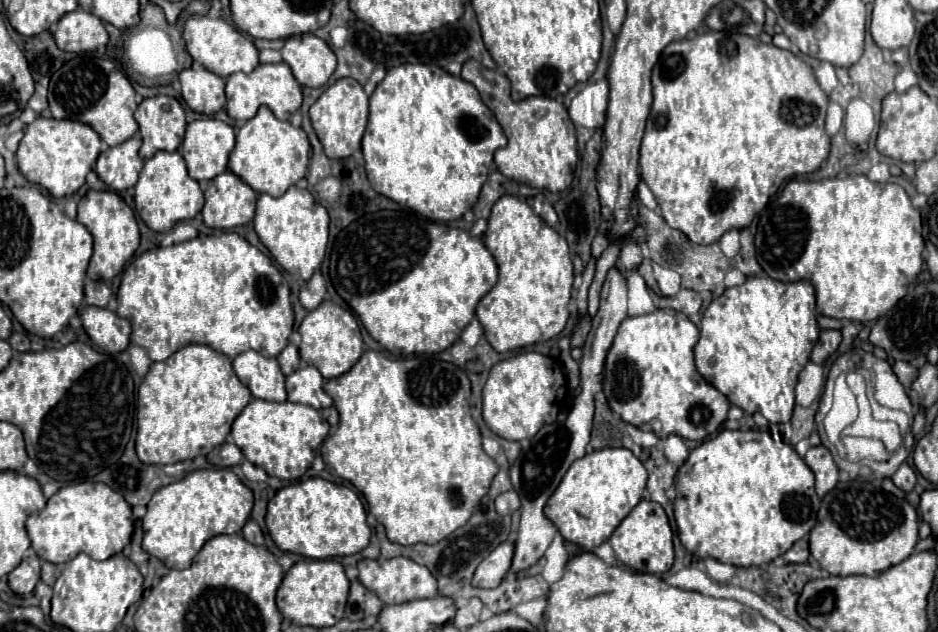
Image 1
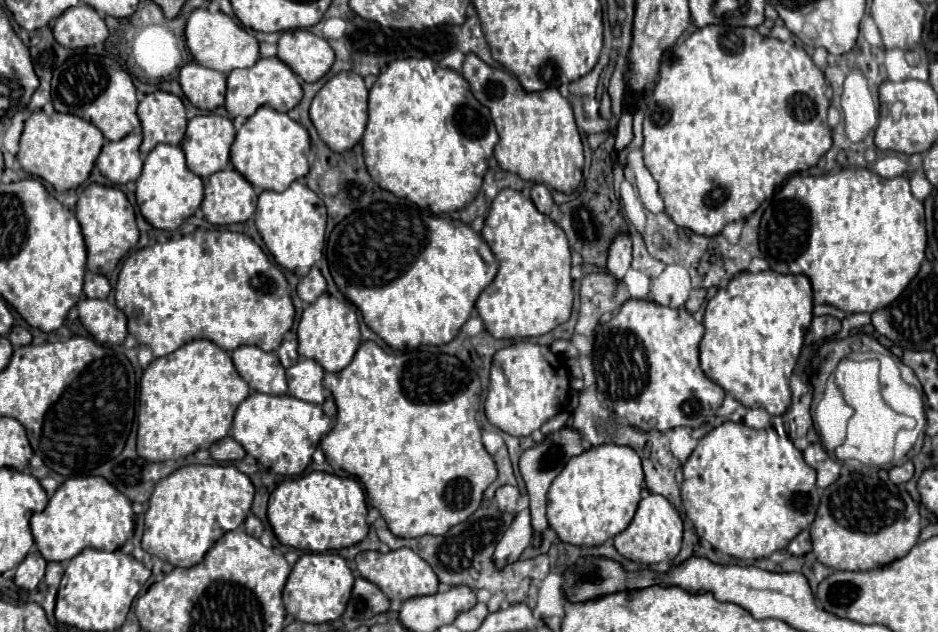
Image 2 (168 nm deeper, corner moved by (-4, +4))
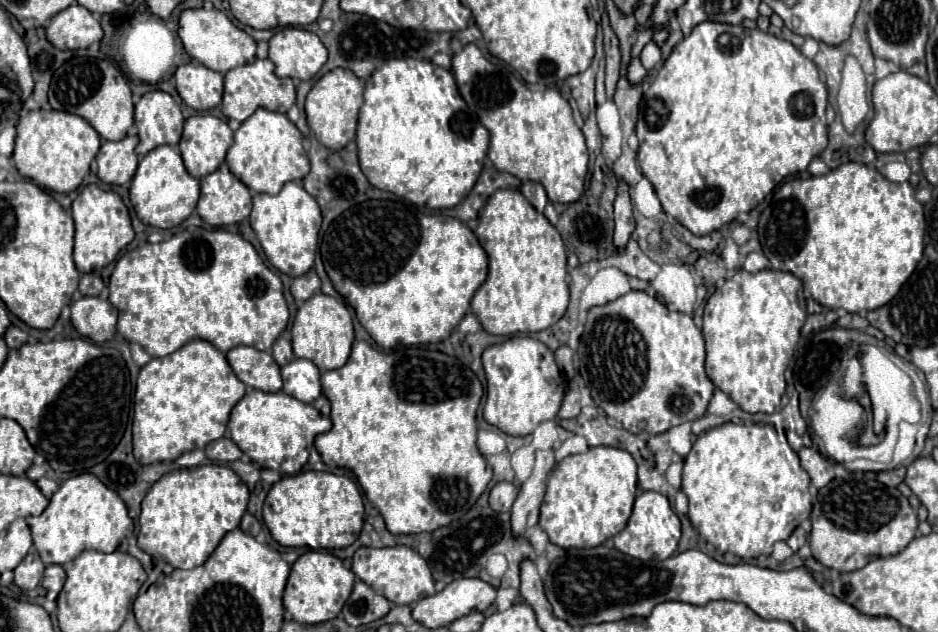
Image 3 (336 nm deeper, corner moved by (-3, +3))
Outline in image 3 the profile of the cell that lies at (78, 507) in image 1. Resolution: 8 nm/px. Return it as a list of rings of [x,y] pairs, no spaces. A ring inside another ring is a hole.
[[[90,472],[68,478],[50,498],[48,508],[40,516],[30,516],[26,522],[44,564],[72,562],[88,548],[98,552],[114,552],[132,530],[132,520],[122,498]]]

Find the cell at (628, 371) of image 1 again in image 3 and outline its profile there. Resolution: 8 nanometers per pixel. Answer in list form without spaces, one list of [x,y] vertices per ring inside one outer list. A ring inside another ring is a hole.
[[[630,290],[628,294],[616,298],[614,302],[608,302],[604,306],[592,306],[588,310],[588,318],[586,318],[586,324],[584,324],[584,332],[582,332],[582,338],[580,338],[580,346],[578,346],[578,356],[580,356],[580,374],[584,378],[584,384],[586,388],[590,390],[590,396],[594,400],[596,406],[600,406],[606,416],[614,418],[616,422],[620,422],[628,432],[632,434],[640,434],[640,432],[648,432],[648,434],[662,434],[666,430],[670,430],[672,426],[678,426],[682,422],[692,422],[700,416],[706,414],[706,408],[708,408],[708,402],[714,394],[714,384],[710,382],[710,378],[706,376],[704,372],[704,358],[706,358],[706,352],[704,352],[704,338],[702,338],[702,332],[694,326],[692,322],[692,316],[688,314],[682,314],[682,312],[670,312],[664,304],[660,304],[656,298],[648,296],[646,292],[642,290]]]

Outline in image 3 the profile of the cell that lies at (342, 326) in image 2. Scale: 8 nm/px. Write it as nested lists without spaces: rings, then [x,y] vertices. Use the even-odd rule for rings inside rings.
[[[318,292],[298,308],[292,320],[290,334],[292,334],[292,348],[298,358],[312,360],[320,370],[336,370],[342,368],[350,356],[350,348],[354,342],[352,316],[344,302]]]

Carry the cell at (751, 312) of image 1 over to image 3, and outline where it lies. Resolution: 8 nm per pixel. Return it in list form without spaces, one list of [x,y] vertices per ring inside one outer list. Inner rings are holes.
[[[738,270],[730,280],[724,282],[724,286],[716,288],[704,308],[702,334],[706,340],[706,374],[714,386],[726,392],[744,412],[772,414],[780,406],[780,398],[786,388],[784,370],[794,354],[806,316],[802,282],[796,276],[778,270],[760,270],[756,274]]]

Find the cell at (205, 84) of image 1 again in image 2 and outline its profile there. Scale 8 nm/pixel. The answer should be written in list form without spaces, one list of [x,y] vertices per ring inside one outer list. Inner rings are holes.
[[[187,63],[181,67],[179,83],[191,105],[213,111],[225,103],[225,87],[227,75],[199,63]]]

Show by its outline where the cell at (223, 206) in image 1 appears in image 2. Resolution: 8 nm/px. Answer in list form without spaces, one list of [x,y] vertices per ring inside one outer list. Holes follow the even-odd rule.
[[[235,169],[213,173],[205,183],[205,199],[201,209],[205,219],[213,225],[245,223],[257,207],[257,193],[253,185]]]

